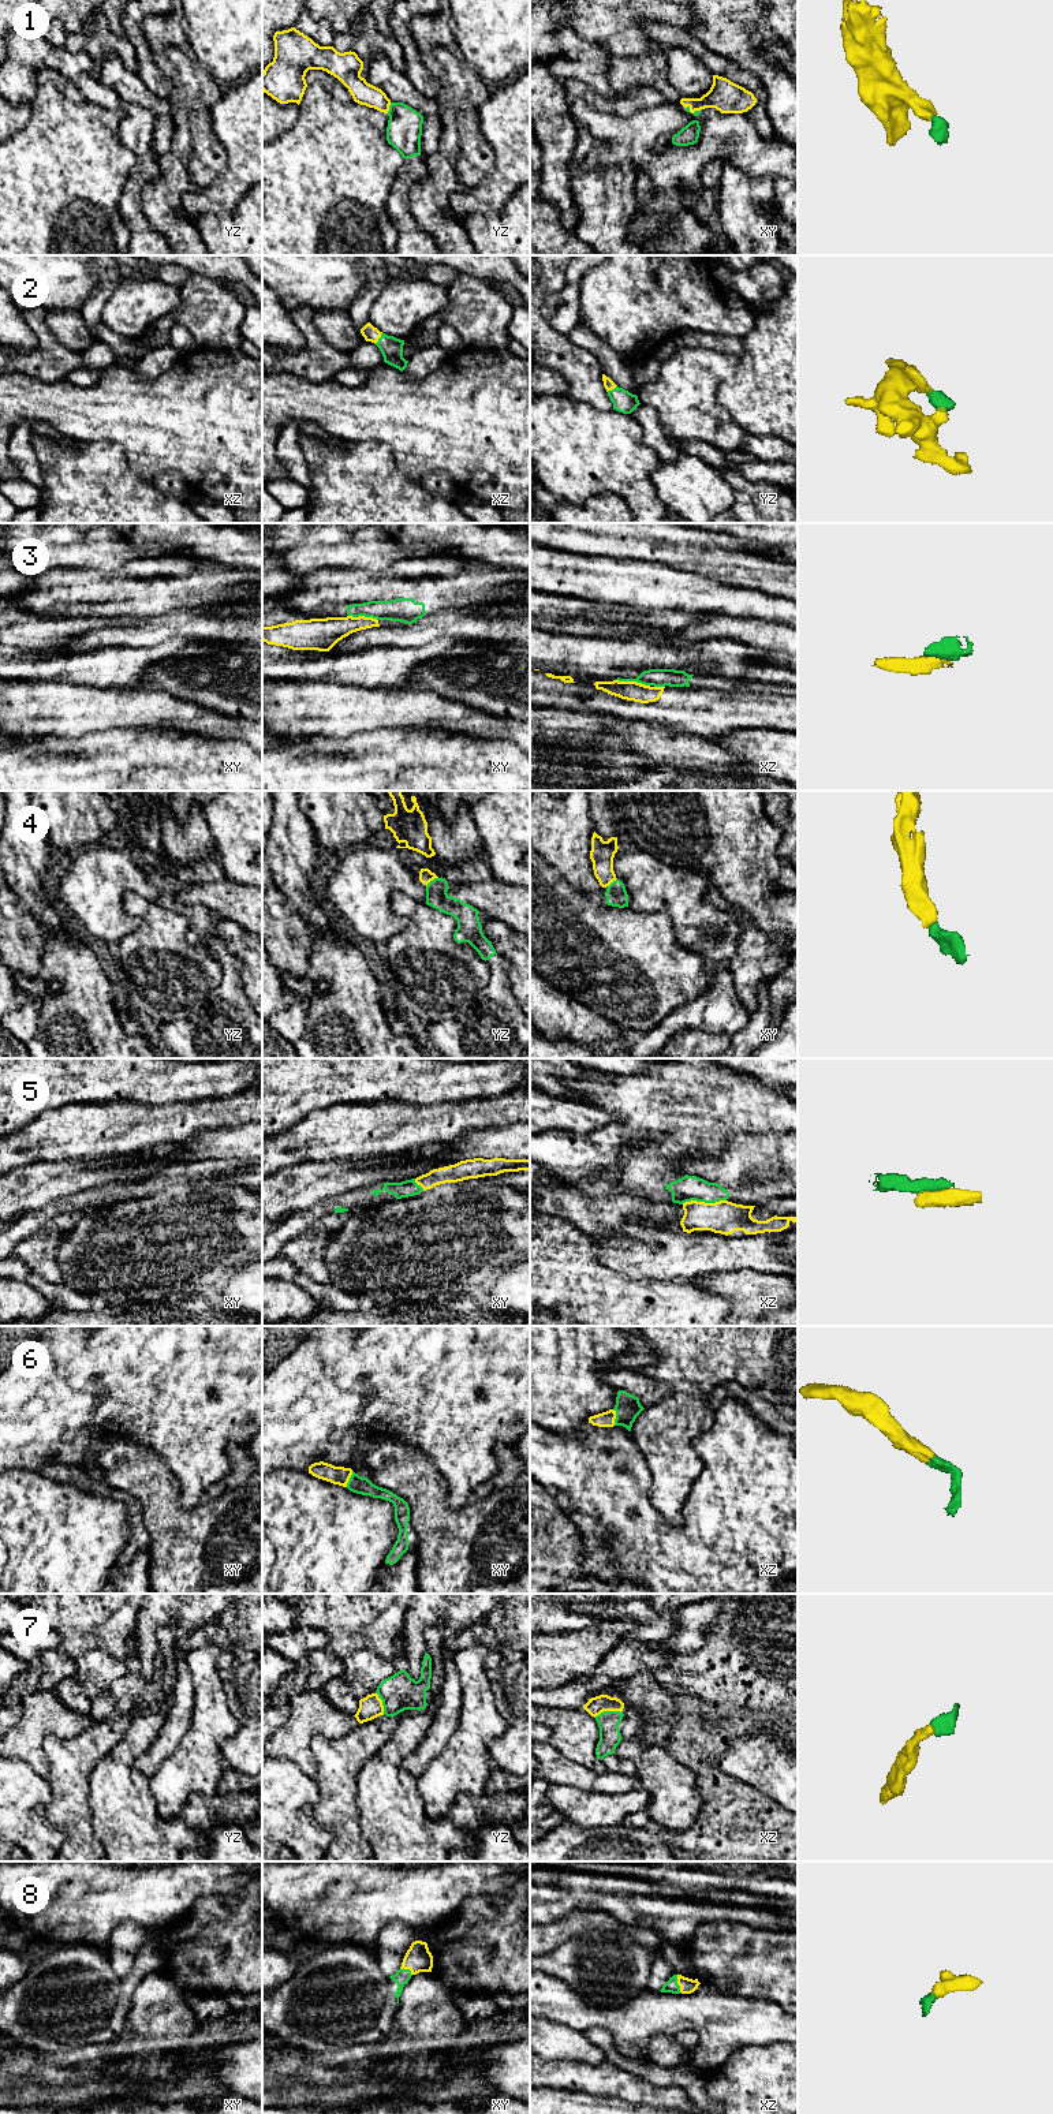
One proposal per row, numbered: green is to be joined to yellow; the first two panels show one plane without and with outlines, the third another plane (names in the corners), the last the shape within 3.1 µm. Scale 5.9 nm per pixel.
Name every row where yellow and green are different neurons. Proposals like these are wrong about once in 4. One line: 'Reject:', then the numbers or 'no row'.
Reject: 3

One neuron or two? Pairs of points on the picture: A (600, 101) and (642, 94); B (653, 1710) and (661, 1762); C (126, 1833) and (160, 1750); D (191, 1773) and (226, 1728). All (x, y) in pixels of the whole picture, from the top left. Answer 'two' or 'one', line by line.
A: one
B: two
C: two
D: one

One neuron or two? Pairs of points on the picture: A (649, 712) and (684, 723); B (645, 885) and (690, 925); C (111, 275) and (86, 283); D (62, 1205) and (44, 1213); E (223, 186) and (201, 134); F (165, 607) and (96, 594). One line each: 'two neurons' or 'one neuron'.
A: one neuron
B: one neuron
C: two neurons
D: one neuron
E: two neurons
F: one neuron

